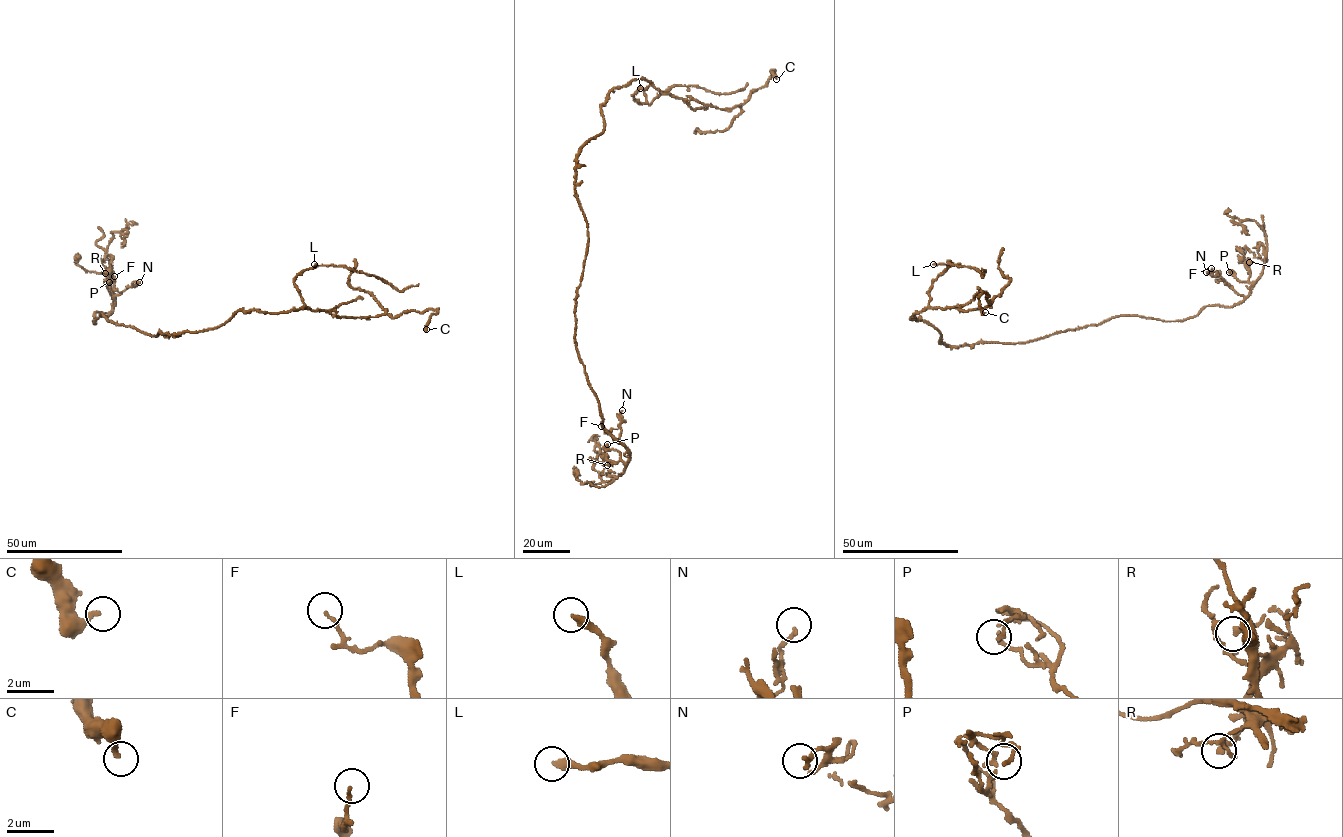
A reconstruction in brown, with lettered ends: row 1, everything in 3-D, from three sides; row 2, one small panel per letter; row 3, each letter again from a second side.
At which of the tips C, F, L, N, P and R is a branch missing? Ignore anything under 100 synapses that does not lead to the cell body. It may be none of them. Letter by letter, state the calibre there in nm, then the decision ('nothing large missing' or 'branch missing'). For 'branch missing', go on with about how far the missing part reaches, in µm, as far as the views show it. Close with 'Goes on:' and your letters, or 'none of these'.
C: calibre 240 nm; nothing large missing
F: calibre 130 nm; nothing large missing
L: calibre 320 nm; nothing large missing
N: calibre 170 nm; nothing large missing
P: calibre 140 nm; nothing large missing
R: calibre 200 nm; nothing large missing
Goes on: none of these

